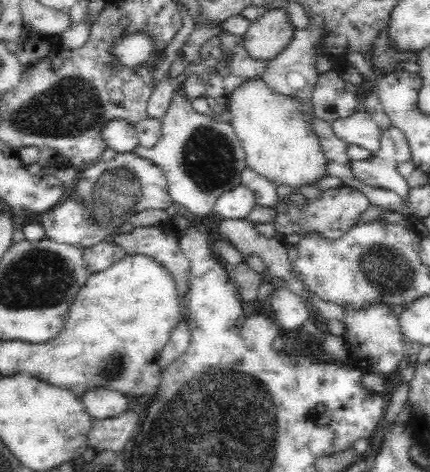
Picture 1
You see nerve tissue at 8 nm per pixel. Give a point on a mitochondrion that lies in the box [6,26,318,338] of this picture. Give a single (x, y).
(71, 106)

